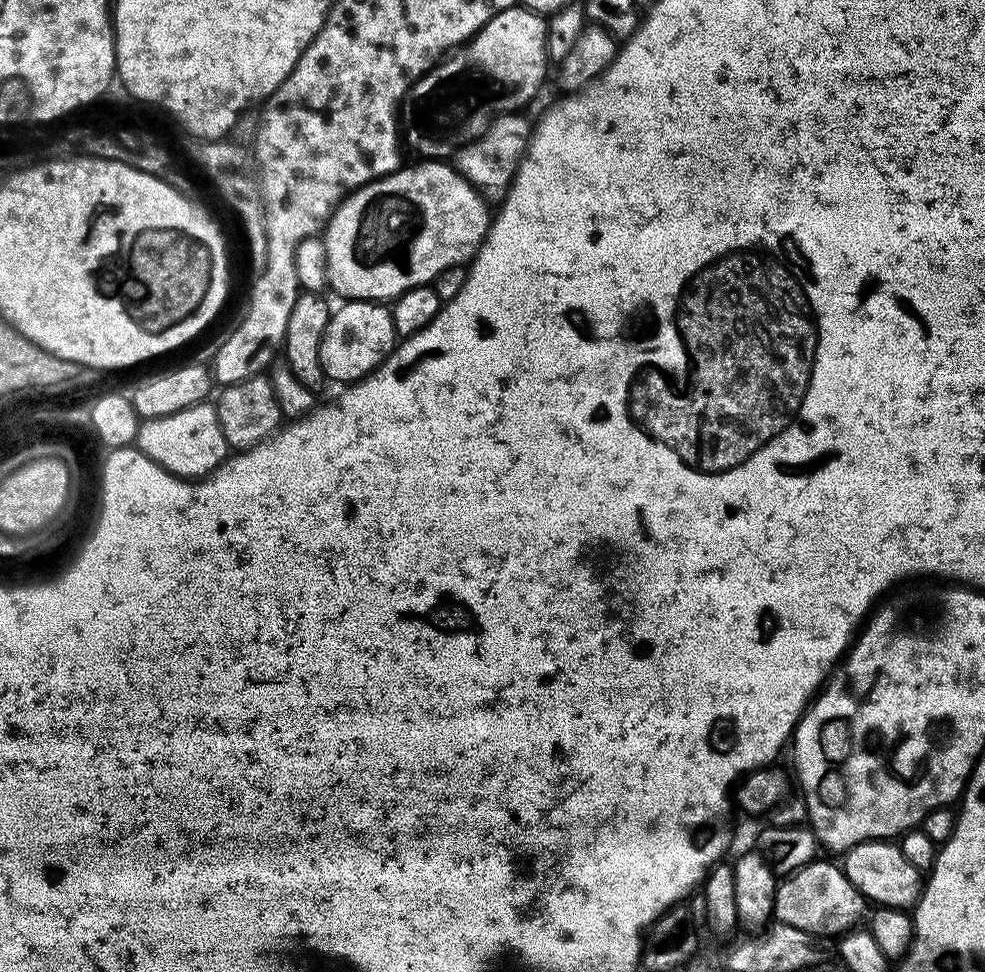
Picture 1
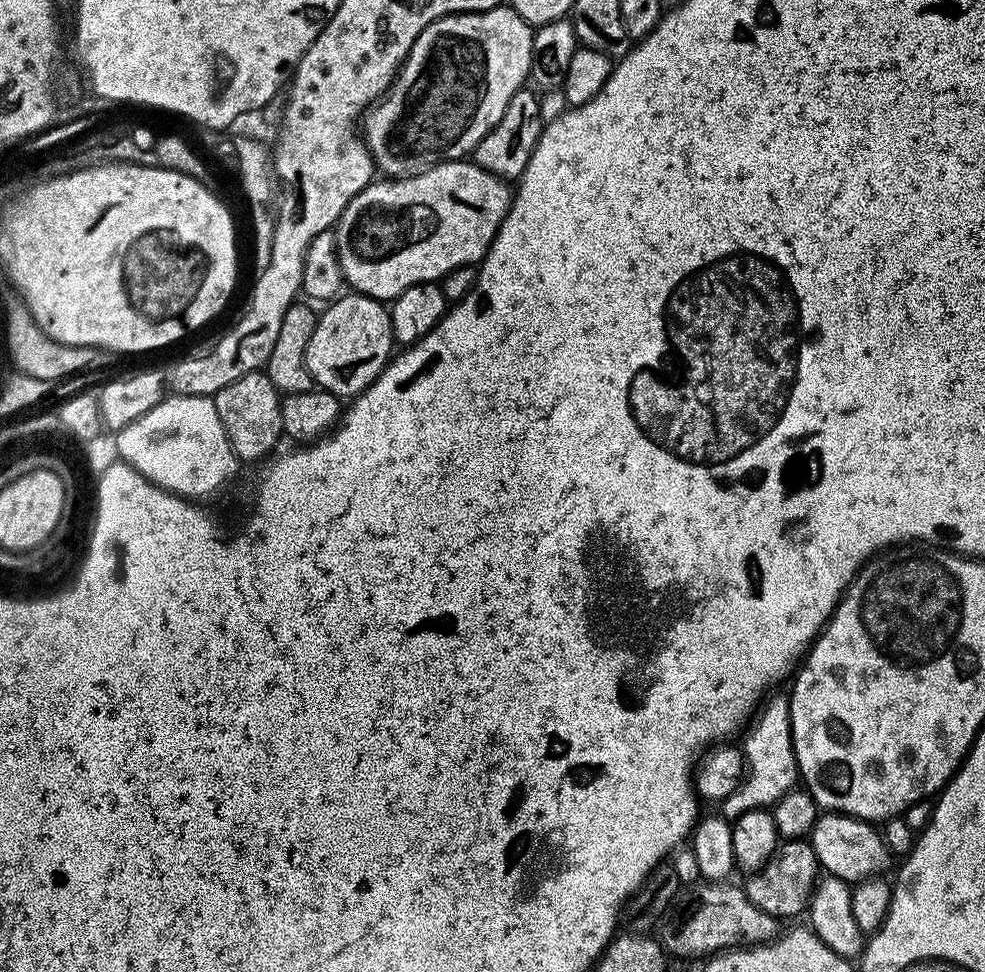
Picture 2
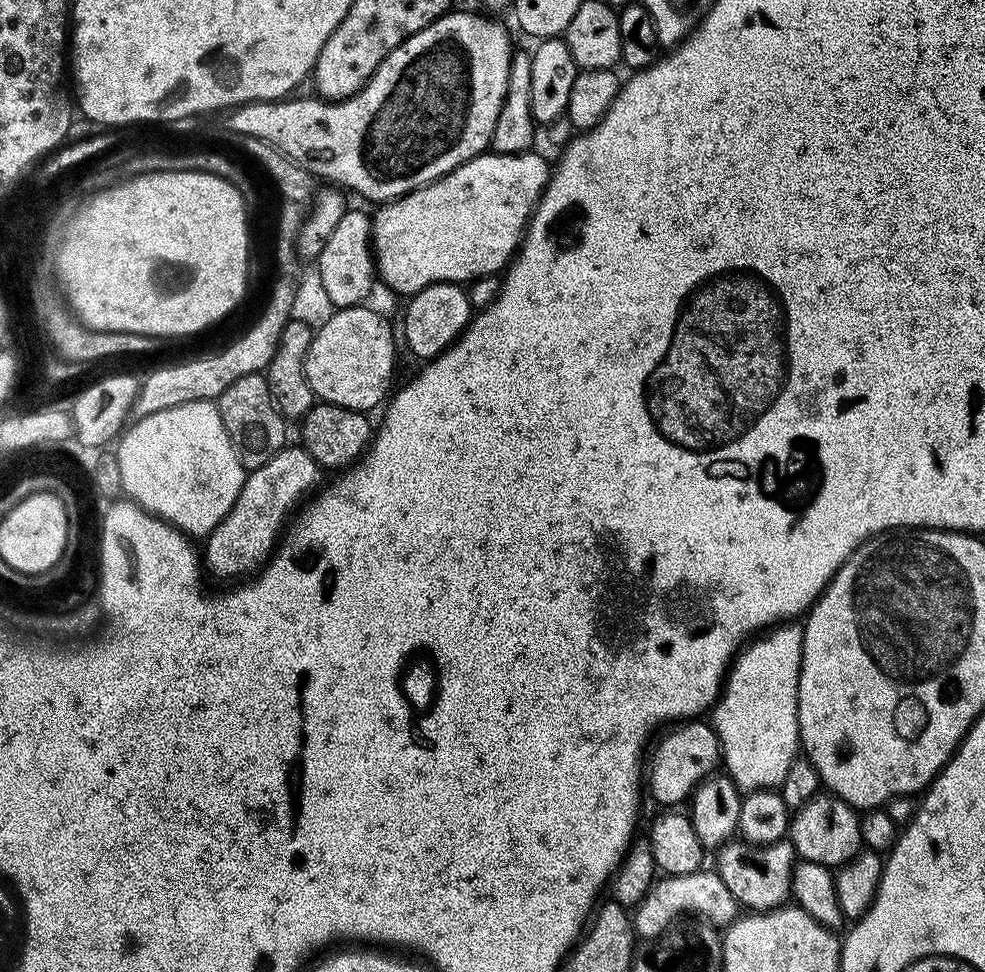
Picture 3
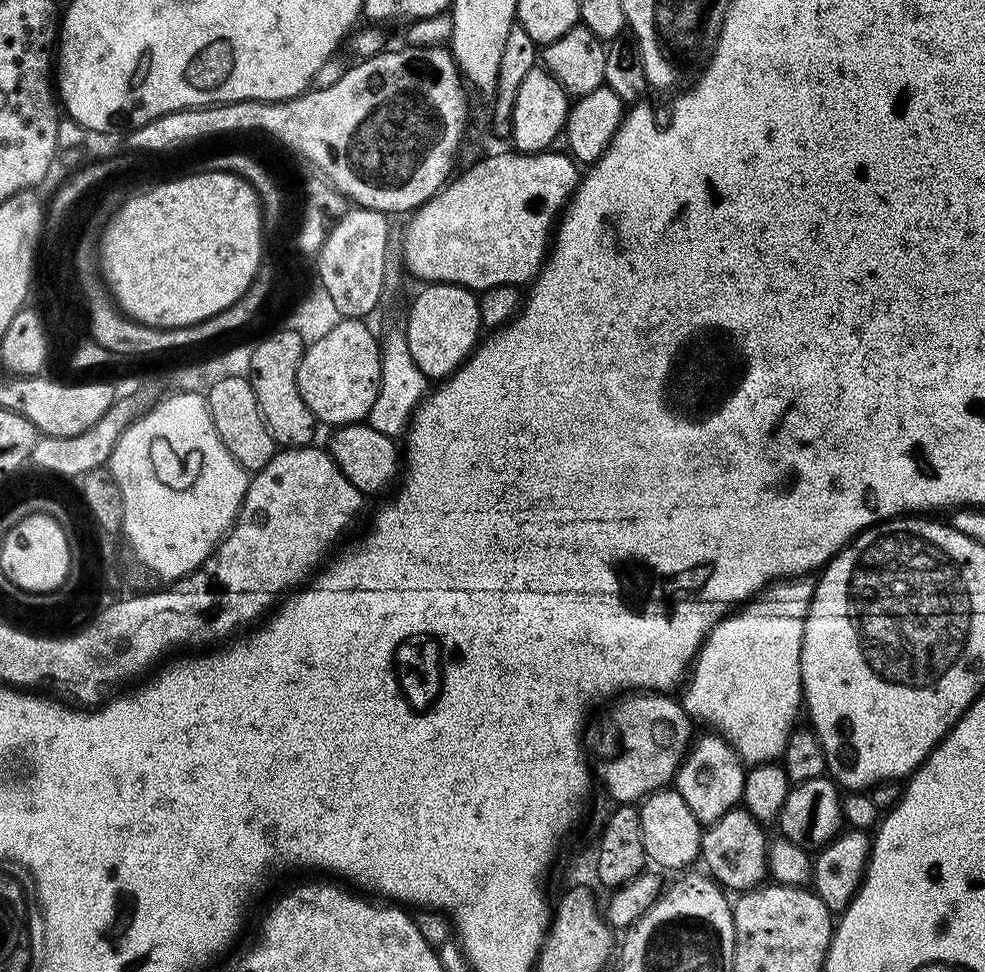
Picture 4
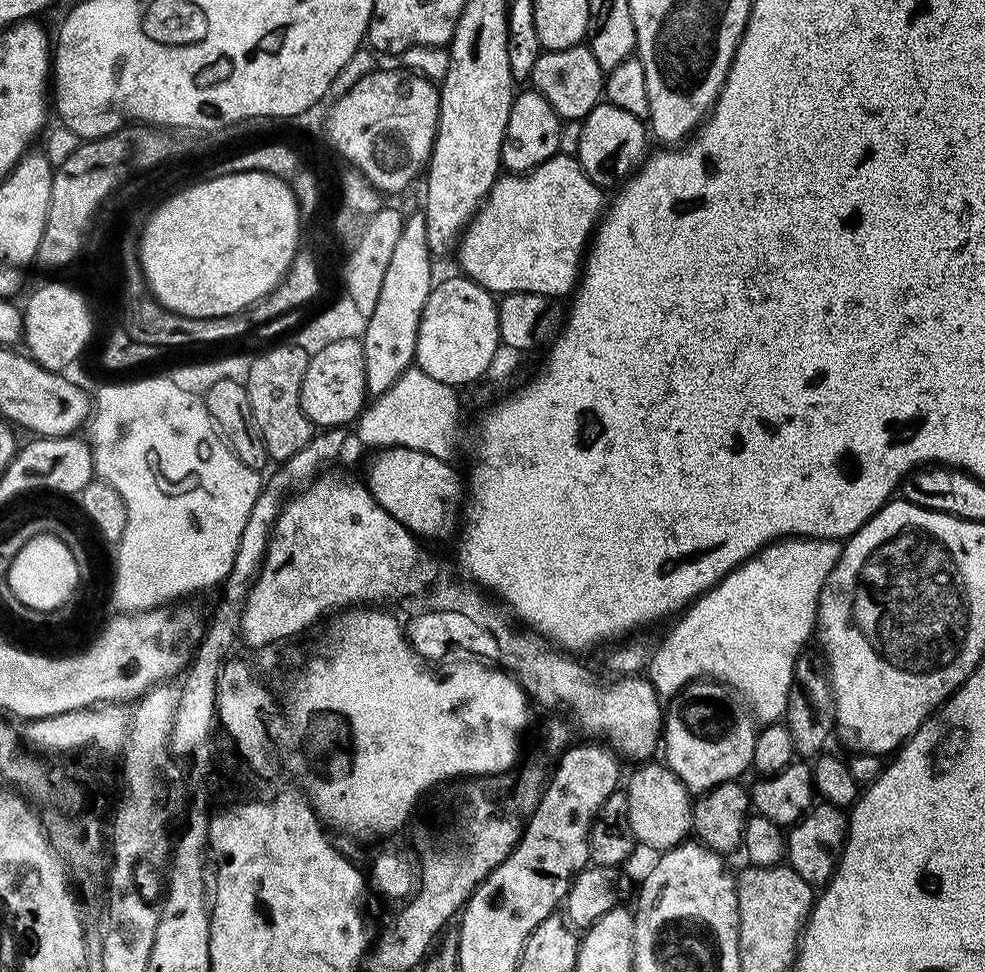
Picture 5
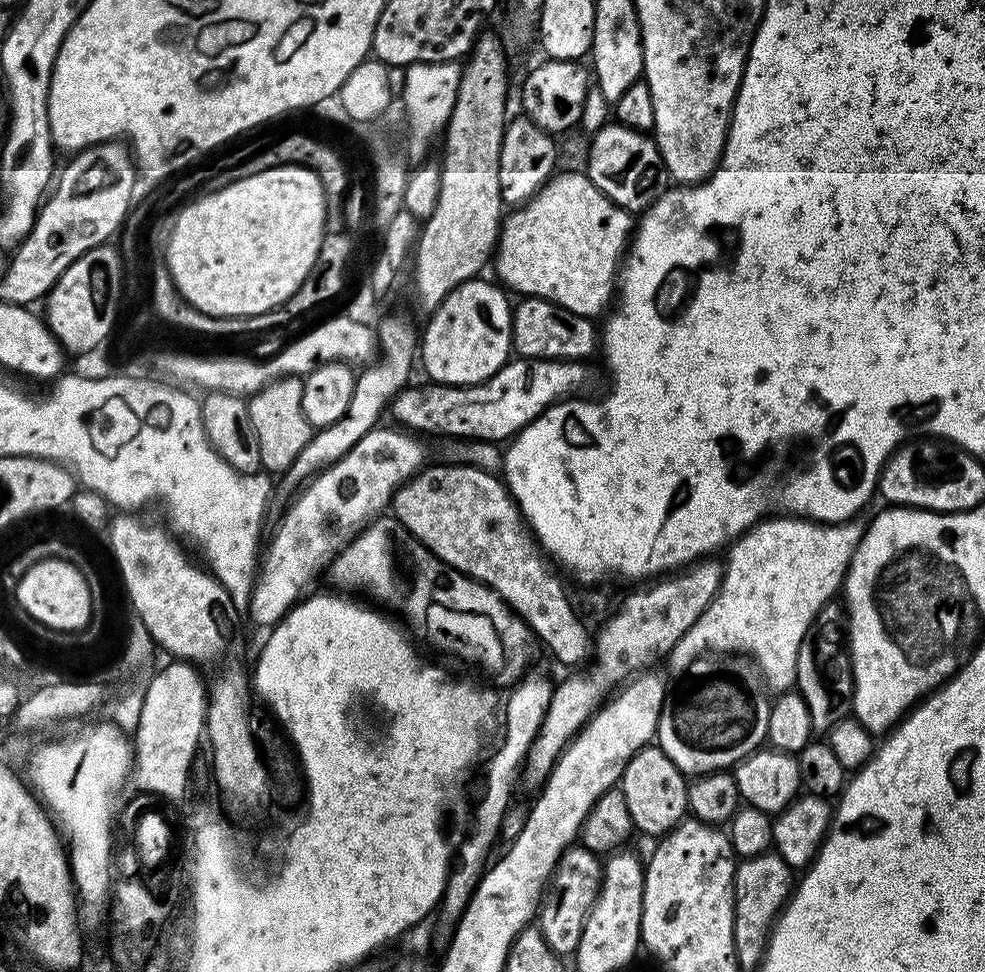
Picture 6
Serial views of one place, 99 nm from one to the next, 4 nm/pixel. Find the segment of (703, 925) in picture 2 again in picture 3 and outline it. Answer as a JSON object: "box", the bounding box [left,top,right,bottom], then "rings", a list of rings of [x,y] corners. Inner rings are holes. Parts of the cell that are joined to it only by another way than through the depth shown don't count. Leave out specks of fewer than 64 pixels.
{"box":[630,870,738,942],"rings":[[[701,870],[694,874],[677,876],[661,875],[642,898],[640,904],[634,908],[630,919],[633,928],[636,929],[637,937],[644,939],[645,936],[645,941],[651,942],[667,932],[685,914],[695,914],[707,920],[709,924],[727,926],[736,919],[738,905],[734,894],[726,890],[726,882],[722,882],[722,878],[715,870],[708,870],[708,872]],[[683,912],[688,913],[683,914]]]}

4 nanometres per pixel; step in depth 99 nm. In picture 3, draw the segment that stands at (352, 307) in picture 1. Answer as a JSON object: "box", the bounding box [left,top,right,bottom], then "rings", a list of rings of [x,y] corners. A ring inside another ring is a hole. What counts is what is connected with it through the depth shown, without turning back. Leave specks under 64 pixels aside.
{"box":[304,307,398,414],"rings":[[[368,307],[335,309],[331,318],[315,329],[304,363],[308,387],[317,401],[365,414],[385,403],[396,372],[398,349],[392,337],[393,325]]]}

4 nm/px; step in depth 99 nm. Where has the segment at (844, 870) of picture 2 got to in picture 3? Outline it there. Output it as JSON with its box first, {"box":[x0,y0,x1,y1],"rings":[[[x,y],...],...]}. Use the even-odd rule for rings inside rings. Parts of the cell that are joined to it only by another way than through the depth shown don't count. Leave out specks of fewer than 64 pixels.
{"box":[790,794,861,869],"rings":[[[817,794],[791,817],[790,839],[797,857],[839,869],[861,851],[860,822],[861,817],[851,804],[831,794]]]}

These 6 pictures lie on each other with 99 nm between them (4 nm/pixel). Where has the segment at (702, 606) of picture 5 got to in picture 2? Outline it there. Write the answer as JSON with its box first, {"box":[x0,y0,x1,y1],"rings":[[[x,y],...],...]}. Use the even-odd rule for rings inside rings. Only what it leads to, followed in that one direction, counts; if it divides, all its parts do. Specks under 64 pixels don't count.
{"box":[722,696,798,818],"rings":[[[771,696],[767,697],[766,703],[759,709],[758,715],[747,729],[748,737],[745,738],[744,744],[742,743],[742,760],[746,765],[746,775],[739,781],[733,793],[723,800],[722,812],[725,817],[737,818],[748,811],[771,809],[787,792],[797,787],[798,769],[792,745],[788,696]]]}

